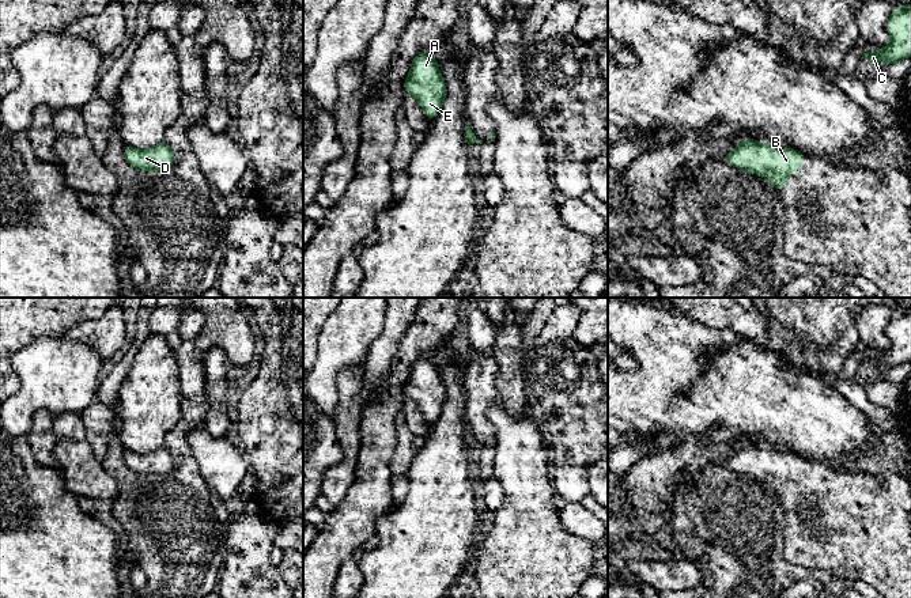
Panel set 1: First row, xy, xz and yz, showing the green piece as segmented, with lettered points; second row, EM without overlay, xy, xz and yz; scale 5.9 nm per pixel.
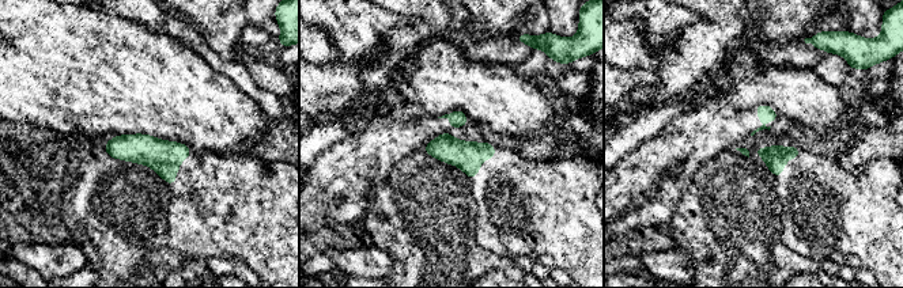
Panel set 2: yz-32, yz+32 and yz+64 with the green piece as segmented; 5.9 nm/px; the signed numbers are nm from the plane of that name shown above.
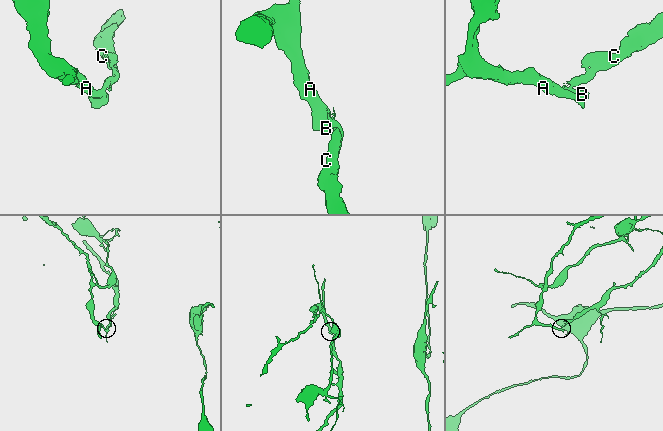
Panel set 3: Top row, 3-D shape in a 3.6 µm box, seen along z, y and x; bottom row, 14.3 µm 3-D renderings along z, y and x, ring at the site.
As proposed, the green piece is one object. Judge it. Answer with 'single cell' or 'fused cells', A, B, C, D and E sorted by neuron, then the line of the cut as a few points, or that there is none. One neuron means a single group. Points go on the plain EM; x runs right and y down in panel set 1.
fused cells; A B D E / C; cut in yz along (752, 443), (741, 447)

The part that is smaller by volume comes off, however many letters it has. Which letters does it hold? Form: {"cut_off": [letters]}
{"cut_off": ["C"]}

